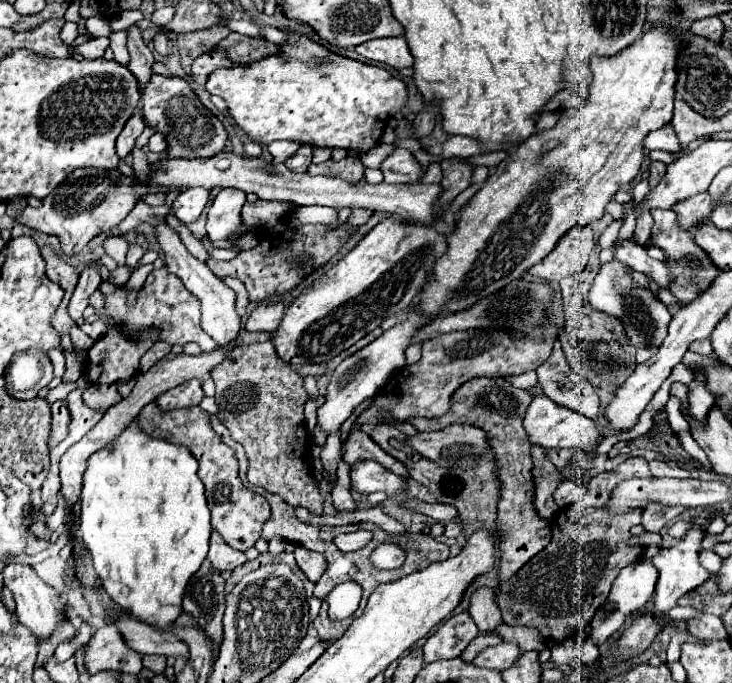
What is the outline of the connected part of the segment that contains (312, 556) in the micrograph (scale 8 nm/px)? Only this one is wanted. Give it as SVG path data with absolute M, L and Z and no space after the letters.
M301 545L295 547L293 555L295 555L295 561L297 561L299 569L309 577L309 581L317 583L319 577L321 577L321 575L325 573L325 569L327 569L327 561L325 561L325 557L323 557L321 553L307 551L307 549L301 547Z

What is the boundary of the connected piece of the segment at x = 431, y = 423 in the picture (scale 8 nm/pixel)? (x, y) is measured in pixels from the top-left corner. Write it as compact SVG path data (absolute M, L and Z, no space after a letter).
M477 377L467 383L463 383L451 397L451 409L443 417L411 417L411 423L417 431L439 431L441 427L447 427L451 423L461 425L473 425L487 433L487 443L491 447L491 455L497 463L495 473L499 475L501 493L499 493L499 505L497 505L497 529L501 537L501 569L499 577L501 581L507 581L511 575L517 573L519 567L523 567L533 555L543 551L551 541L551 529L549 523L543 521L535 507L533 507L533 479L531 479L531 455L529 455L529 441L523 429L523 417L533 401L529 391L515 389L511 383L507 383L501 377L489 379L489 377Z

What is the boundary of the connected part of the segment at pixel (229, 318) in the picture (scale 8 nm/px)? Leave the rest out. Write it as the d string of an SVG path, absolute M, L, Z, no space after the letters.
M163 223L155 229L157 229L157 239L159 239L159 245L161 245L161 251L163 251L165 267L173 275L177 275L183 281L185 289L189 293L193 293L193 297L197 297L199 303L201 303L201 325L203 325L205 333L209 333L209 337L217 345L227 345L227 343L235 341L239 337L239 331L241 331L241 317L235 311L235 291L229 289L221 279L217 279L203 261L195 259L171 227L167 227Z

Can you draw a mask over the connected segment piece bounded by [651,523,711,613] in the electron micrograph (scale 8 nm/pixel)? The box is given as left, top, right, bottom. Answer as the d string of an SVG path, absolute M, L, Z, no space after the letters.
M693 523L693 527L683 535L683 539L671 547L671 549L661 549L651 561L653 565L659 569L659 581L657 581L657 589L655 589L655 597L653 597L653 605L659 613L671 609L677 605L677 599L683 597L685 593L697 589L699 585L703 585L705 581L711 579L711 573L705 571L699 565L699 553L701 553L701 541L703 541L705 533L703 527Z

